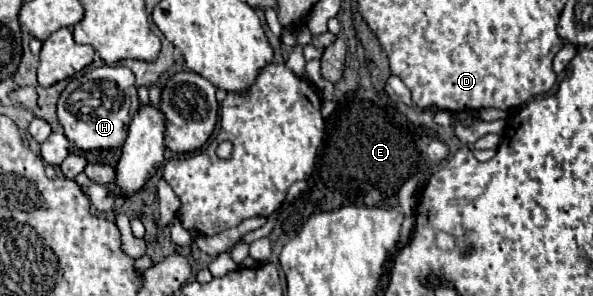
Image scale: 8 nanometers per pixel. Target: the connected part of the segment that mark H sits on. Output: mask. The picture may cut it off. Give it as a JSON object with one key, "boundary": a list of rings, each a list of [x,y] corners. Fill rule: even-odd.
{"boundary":[[[102,66],[72,78],[58,98],[58,122],[66,138],[80,150],[122,148],[132,114],[140,108],[134,74],[126,66]]]}

